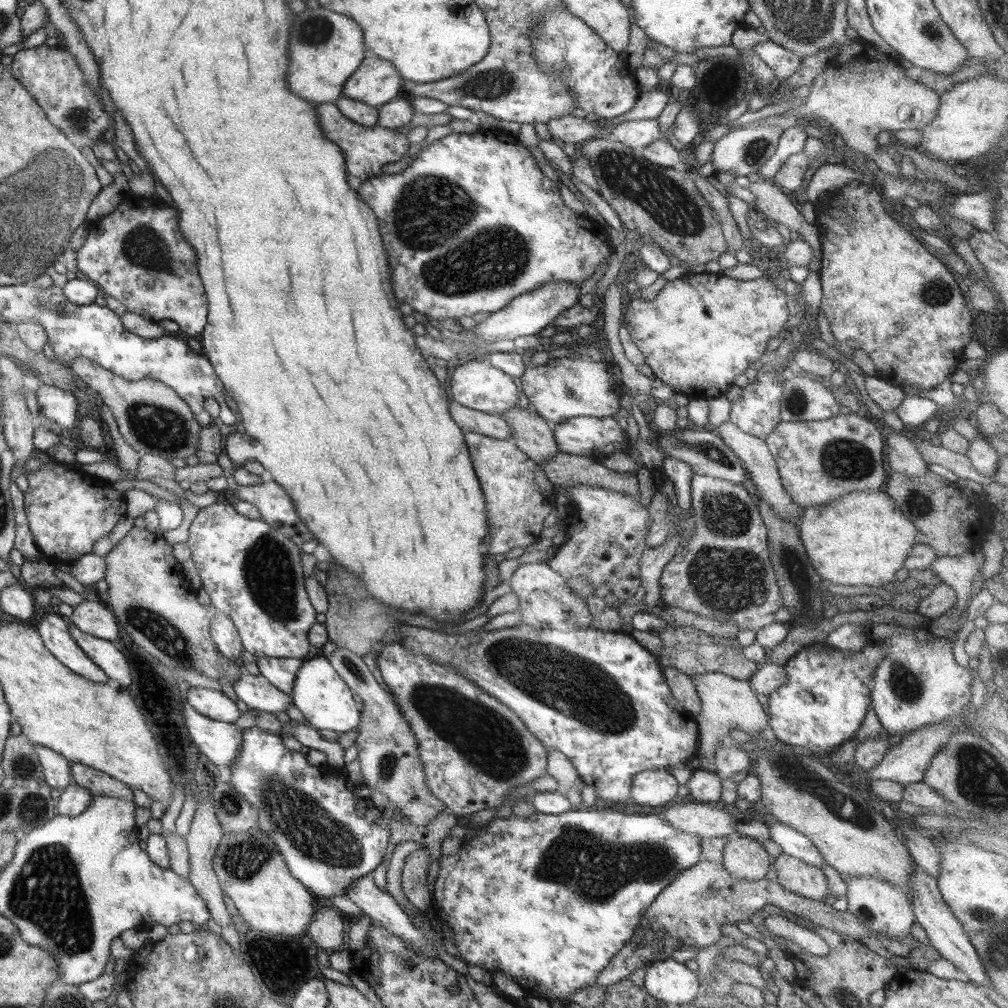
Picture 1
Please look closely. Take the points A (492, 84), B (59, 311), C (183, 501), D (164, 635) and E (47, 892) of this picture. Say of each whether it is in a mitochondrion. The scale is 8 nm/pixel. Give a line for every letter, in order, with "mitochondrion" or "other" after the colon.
A: mitochondrion
B: mitochondrion
C: other
D: mitochondrion
E: mitochondrion

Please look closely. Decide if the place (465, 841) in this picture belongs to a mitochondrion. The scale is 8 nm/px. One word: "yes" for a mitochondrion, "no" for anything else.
no

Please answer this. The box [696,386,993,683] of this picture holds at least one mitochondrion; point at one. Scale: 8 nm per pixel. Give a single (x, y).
(845, 459)

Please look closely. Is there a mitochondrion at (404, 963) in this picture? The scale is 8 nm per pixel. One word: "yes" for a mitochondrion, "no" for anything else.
yes

